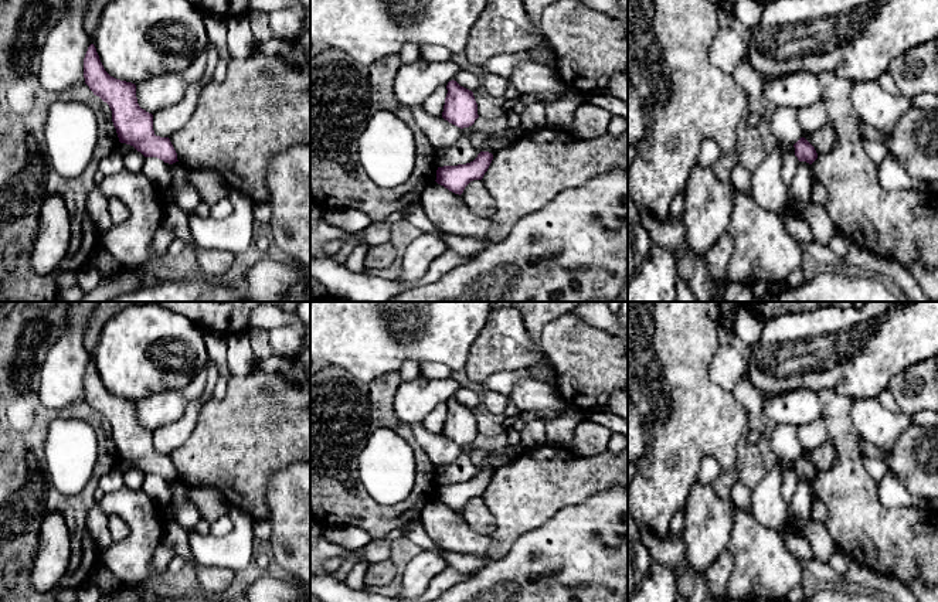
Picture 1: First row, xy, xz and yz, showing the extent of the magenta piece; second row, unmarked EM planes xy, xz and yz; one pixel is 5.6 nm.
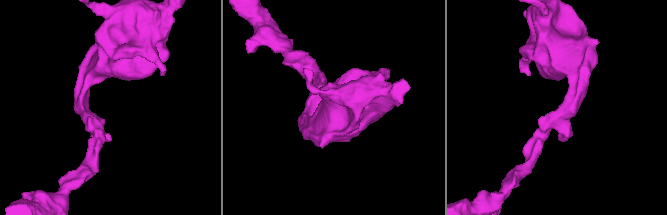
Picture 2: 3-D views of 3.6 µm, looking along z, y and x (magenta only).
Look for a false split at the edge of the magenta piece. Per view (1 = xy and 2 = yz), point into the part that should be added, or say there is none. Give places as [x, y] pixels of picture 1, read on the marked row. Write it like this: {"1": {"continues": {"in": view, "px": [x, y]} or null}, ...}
{"1": {"continues": null}, "2": {"continues": null}}

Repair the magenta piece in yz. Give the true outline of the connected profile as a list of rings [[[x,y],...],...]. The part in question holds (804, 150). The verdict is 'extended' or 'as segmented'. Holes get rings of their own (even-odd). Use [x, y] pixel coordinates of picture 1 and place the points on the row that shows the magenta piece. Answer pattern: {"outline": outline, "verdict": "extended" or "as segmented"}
{"outline": [[[801,137],[795,144],[795,156],[799,161],[806,161],[812,164],[818,159],[815,147],[805,139]]], "verdict": "as segmented"}

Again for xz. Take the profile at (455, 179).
{"outline": [[[480,152],[470,163],[438,167],[435,181],[460,195],[470,181],[483,178],[492,160],[492,153]]], "verdict": "as segmented"}

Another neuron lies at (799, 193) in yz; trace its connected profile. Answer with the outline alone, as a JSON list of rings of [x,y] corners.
[[[799,161],[798,170],[788,187],[788,207],[798,214],[803,214],[812,204],[812,171],[812,164]]]

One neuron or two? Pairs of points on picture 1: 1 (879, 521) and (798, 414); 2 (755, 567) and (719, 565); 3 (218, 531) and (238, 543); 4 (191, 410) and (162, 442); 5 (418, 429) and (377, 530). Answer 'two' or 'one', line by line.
1: two
2: two
3: two
4: one
5: two

